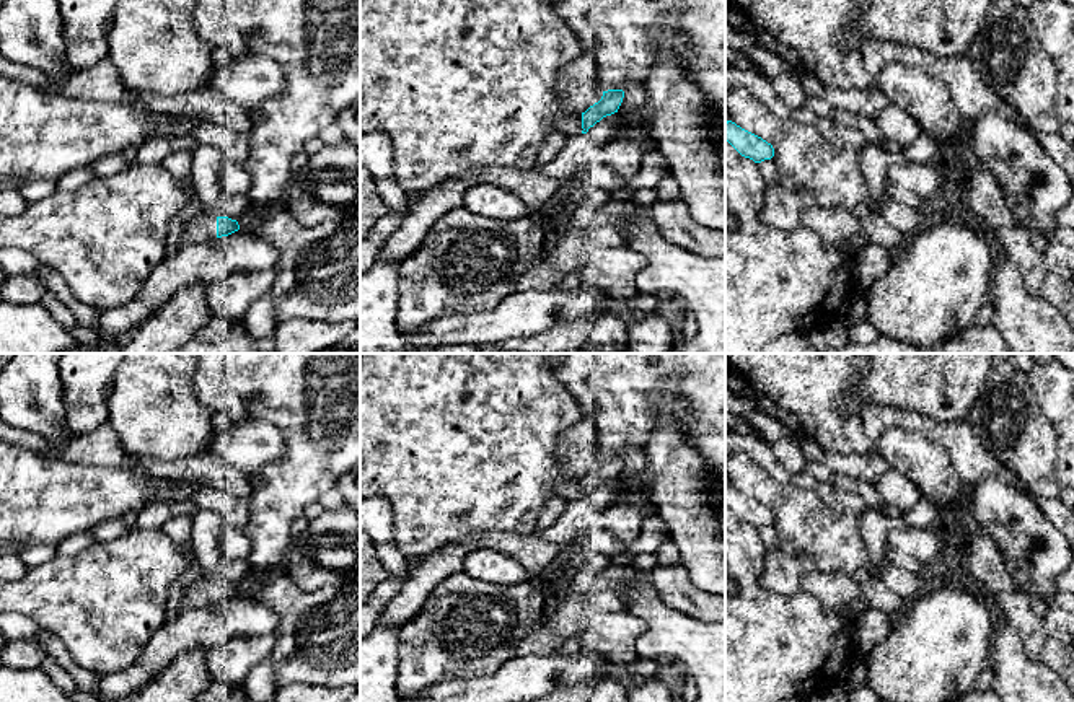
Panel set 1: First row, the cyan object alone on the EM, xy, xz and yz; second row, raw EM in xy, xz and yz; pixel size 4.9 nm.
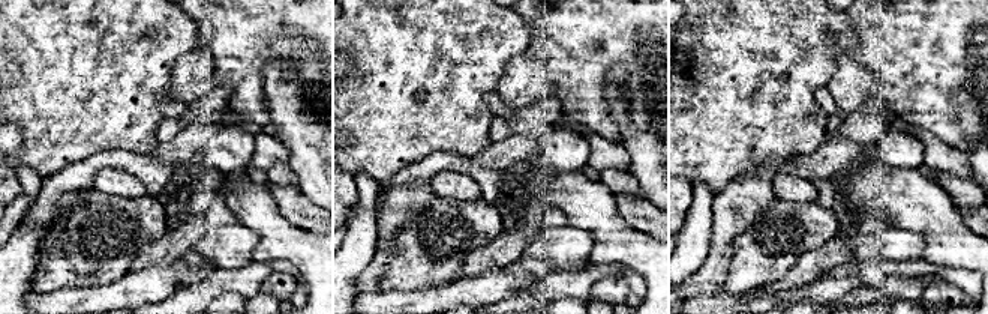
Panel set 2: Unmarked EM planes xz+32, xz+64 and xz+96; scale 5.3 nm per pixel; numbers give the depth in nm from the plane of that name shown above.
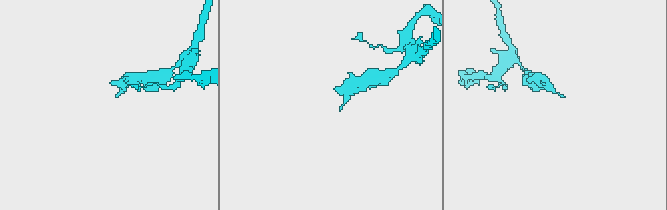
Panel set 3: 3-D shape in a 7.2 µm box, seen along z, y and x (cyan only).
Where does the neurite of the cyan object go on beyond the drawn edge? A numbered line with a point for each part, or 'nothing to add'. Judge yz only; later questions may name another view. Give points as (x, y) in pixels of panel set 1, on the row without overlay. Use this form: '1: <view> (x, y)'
nothing to add

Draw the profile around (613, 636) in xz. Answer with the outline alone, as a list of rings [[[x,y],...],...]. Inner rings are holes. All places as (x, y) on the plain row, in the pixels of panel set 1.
[[[631,611],[605,612],[592,616],[579,635],[583,648],[601,655],[608,663],[632,663],[636,642],[647,630],[647,622]]]

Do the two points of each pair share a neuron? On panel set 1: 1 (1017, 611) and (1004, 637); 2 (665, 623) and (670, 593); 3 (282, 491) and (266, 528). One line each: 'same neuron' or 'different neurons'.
1: different neurons
2: different neurons
3: same neuron

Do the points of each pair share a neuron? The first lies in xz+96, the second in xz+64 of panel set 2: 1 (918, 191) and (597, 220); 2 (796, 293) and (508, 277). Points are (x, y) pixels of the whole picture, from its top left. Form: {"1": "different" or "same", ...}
{"1": "same", "2": "same"}

